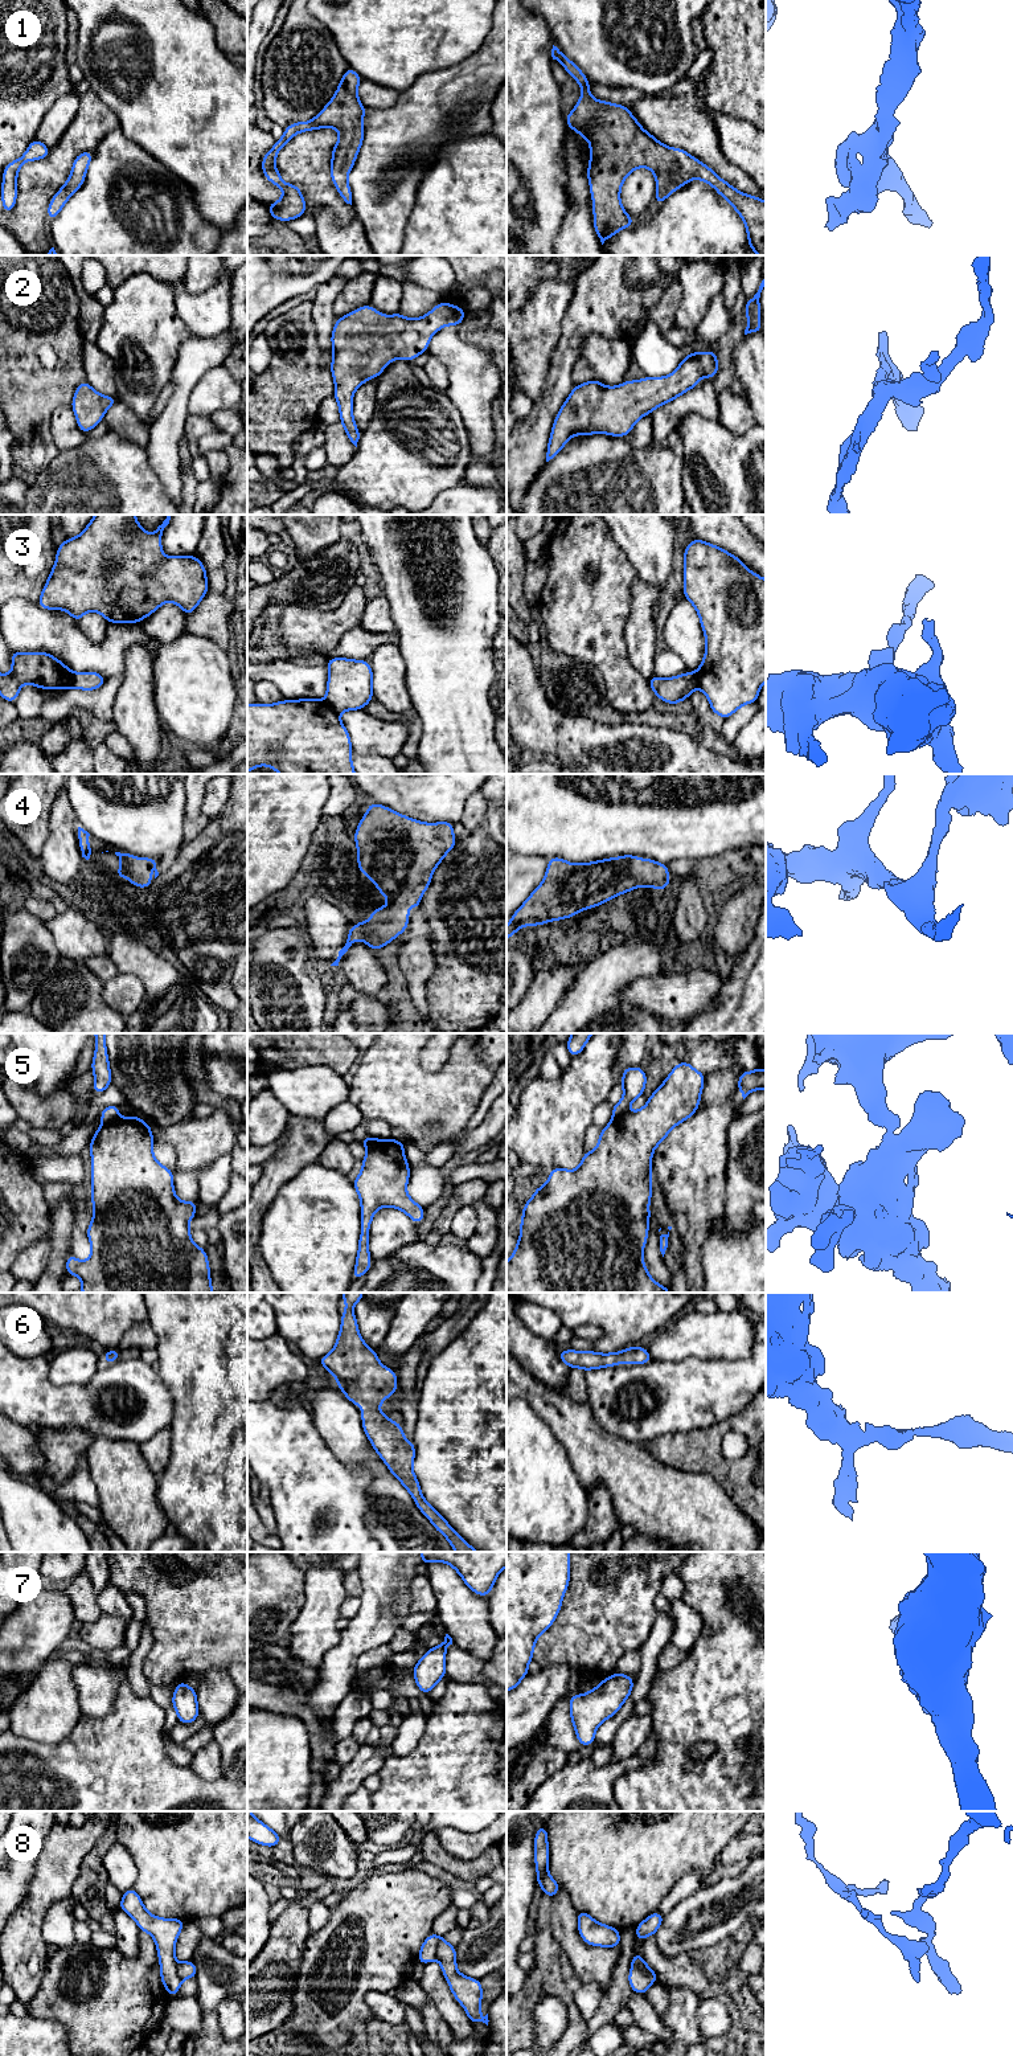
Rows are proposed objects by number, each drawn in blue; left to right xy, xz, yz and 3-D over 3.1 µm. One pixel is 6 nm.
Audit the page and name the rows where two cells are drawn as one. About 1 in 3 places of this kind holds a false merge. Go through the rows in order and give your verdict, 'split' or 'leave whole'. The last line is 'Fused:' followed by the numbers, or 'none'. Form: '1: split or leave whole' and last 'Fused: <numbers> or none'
1: leave whole
2: leave whole
3: split
4: leave whole
5: split
6: leave whole
7: leave whole
8: split
Fused: 3, 5, 8

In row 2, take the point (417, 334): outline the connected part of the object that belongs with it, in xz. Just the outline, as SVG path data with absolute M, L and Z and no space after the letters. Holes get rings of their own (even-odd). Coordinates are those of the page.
M438 303L428 314L418 319L407 319L401 312L384 315L370 304L360 307L336 319L331 343L333 347L331 372L335 380L333 397L339 404L340 422L349 441L357 447L360 433L353 418L352 400L356 389L369 378L377 378L386 365L395 360L414 361L427 351L432 335L446 325L463 323L466 312L451 303Z

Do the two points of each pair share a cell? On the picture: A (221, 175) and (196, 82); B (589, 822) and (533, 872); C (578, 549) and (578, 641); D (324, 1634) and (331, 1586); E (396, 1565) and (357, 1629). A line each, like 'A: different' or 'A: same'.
A: same
B: different
C: same
D: same
E: same

